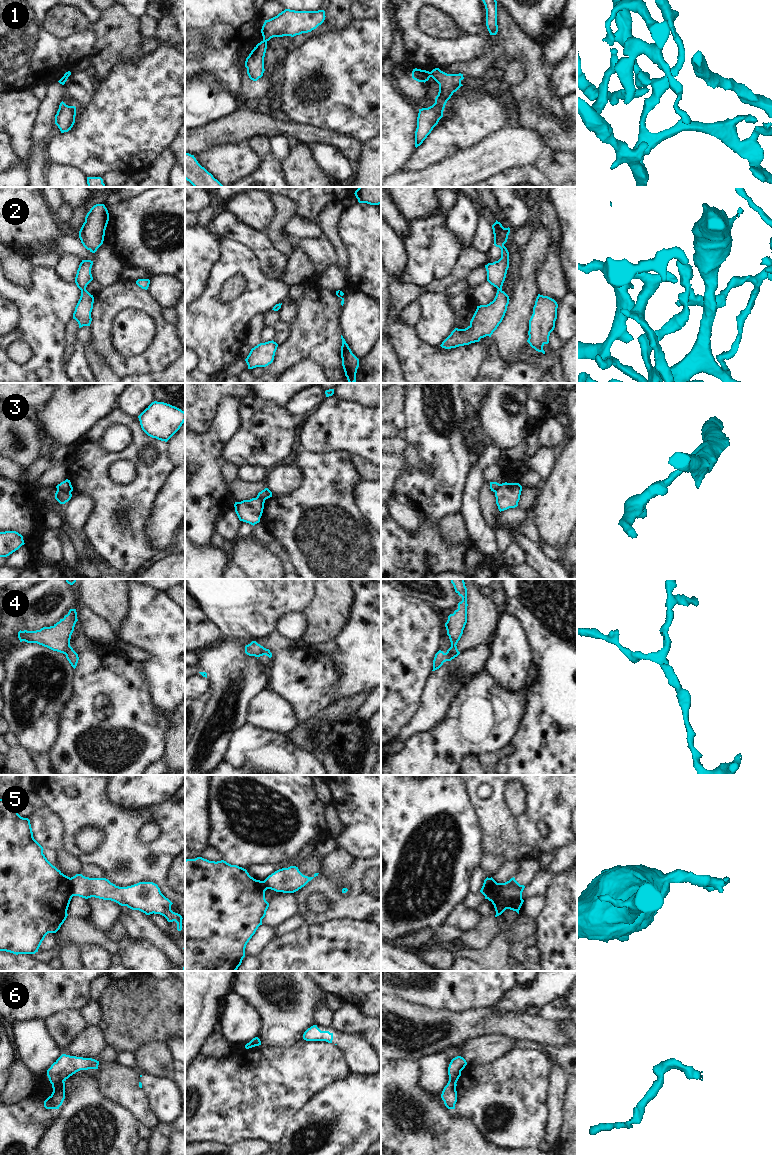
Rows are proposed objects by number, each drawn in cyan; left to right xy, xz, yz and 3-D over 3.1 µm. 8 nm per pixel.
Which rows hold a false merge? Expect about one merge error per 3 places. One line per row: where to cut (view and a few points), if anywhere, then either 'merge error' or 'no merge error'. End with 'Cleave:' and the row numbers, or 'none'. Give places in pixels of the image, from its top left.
1: cut yz (430, 72), (431, 76); merge error
2: cut none; no merge error
3: cut xy (57, 488), (70, 493); merge error
4: cut yz (455, 645), (447, 652); merge error
5: cut yz (491, 878), (489, 890), (485, 896); merge error
6: cut xy (63, 1081), (58, 1081), (52, 1085); merge error
Cleave: 1, 3, 4, 5, 6

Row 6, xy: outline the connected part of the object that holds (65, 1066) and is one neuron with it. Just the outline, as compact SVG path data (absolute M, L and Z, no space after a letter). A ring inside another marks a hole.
M62 1054L47 1070L47 1076L52 1085L66 1081L80 1070L98 1069L99 1061Z

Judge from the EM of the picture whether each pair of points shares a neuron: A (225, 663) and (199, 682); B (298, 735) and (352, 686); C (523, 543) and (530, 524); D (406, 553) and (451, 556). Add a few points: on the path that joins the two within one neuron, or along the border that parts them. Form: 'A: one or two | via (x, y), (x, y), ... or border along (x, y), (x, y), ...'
A: two | border along (206, 678), (209, 683)
B: two | border along (357, 694), (332, 703)
C: two | border along (511, 535), (522, 532), (536, 542), (543, 551)
D: one | via (417, 555), (440, 556)

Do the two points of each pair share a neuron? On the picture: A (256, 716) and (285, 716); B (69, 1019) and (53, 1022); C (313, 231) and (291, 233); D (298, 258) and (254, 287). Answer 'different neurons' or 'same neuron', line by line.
A: same neuron
B: same neuron
C: same neuron
D: different neurons

